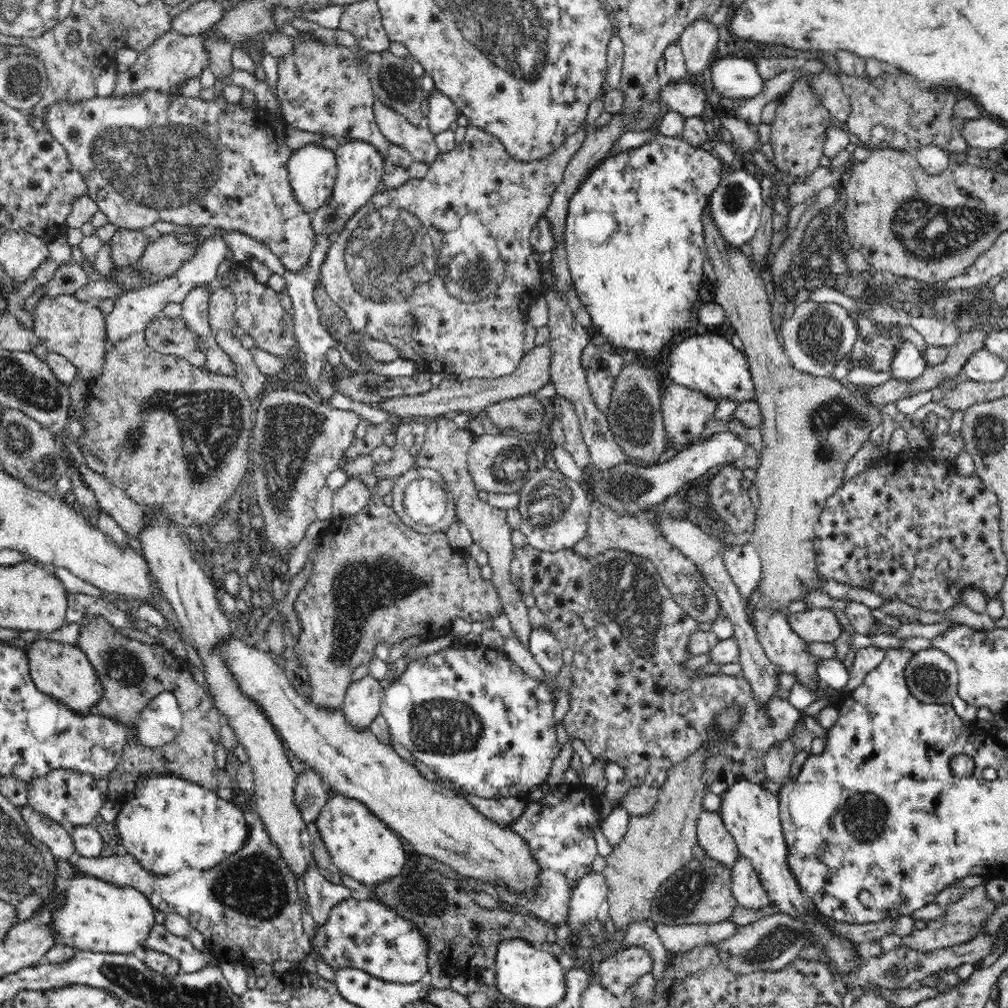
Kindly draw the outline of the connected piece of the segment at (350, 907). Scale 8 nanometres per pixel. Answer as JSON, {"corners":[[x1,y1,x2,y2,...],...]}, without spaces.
{"corners":[[358,897,346,898,330,910,330,916,324,926,317,926,314,938,310,940,322,956,325,963,335,970,340,967,352,967,364,970,373,977,388,982,413,983,428,979,428,944,423,942,419,929,405,918,398,916,381,902]]}

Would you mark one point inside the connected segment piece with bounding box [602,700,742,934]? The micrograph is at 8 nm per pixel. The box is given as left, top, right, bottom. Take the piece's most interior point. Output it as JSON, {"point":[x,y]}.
{"point":[656,845]}

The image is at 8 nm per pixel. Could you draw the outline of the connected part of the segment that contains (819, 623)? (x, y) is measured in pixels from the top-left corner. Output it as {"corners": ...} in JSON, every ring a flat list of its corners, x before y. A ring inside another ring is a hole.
{"corners":[[807,609,805,612,787,615,788,623,807,644,834,642,840,636,840,623,829,609]]}

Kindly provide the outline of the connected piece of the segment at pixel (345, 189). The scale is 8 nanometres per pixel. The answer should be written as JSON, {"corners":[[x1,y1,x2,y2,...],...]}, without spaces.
{"corners":[[349,140,333,153,338,169,334,192,326,205,320,206,320,209,311,214,314,234,326,234,332,239,345,227,346,221,376,193,378,184,382,182,385,166,384,156,373,143,367,140]]}

